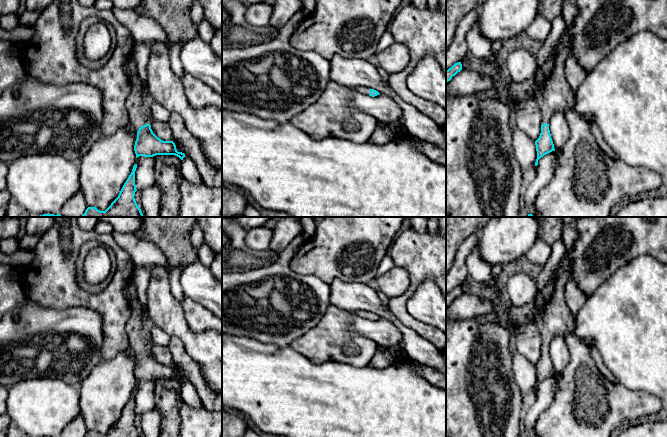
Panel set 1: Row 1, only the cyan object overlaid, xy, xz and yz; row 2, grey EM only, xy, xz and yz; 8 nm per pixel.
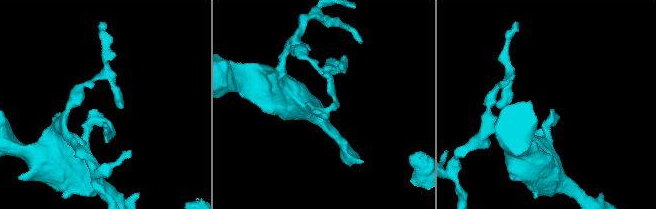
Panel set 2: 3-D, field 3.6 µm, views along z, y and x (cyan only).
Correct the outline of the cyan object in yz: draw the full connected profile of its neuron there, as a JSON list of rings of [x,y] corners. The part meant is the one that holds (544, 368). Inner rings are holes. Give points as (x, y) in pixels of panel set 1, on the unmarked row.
[[[563,217],[563,230],[562,230],[562,241],[565,246],[565,254],[561,259],[561,262],[556,270],[557,280],[555,282],[554,294],[551,300],[544,306],[542,317],[539,324],[539,330],[541,334],[541,357],[539,362],[535,365],[537,383],[535,390],[538,389],[538,384],[544,379],[555,375],[554,368],[551,362],[549,354],[549,346],[551,340],[556,336],[563,337],[565,334],[574,333],[574,317],[568,308],[565,301],[565,284],[571,273],[571,260],[568,258],[568,252],[571,250],[576,240],[578,239],[577,231],[577,217]]]

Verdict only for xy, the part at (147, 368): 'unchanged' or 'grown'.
grown

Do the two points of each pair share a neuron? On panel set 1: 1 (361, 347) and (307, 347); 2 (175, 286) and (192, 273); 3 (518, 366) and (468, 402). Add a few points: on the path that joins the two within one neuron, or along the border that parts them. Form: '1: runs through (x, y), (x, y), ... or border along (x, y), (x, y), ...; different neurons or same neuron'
1: runs through (348, 347), (320, 347); same neuron
2: border along (185, 266), (180, 276), (180, 286), (183, 295); different neurons
3: border along (511, 352), (511, 375), (520, 392); different neurons

